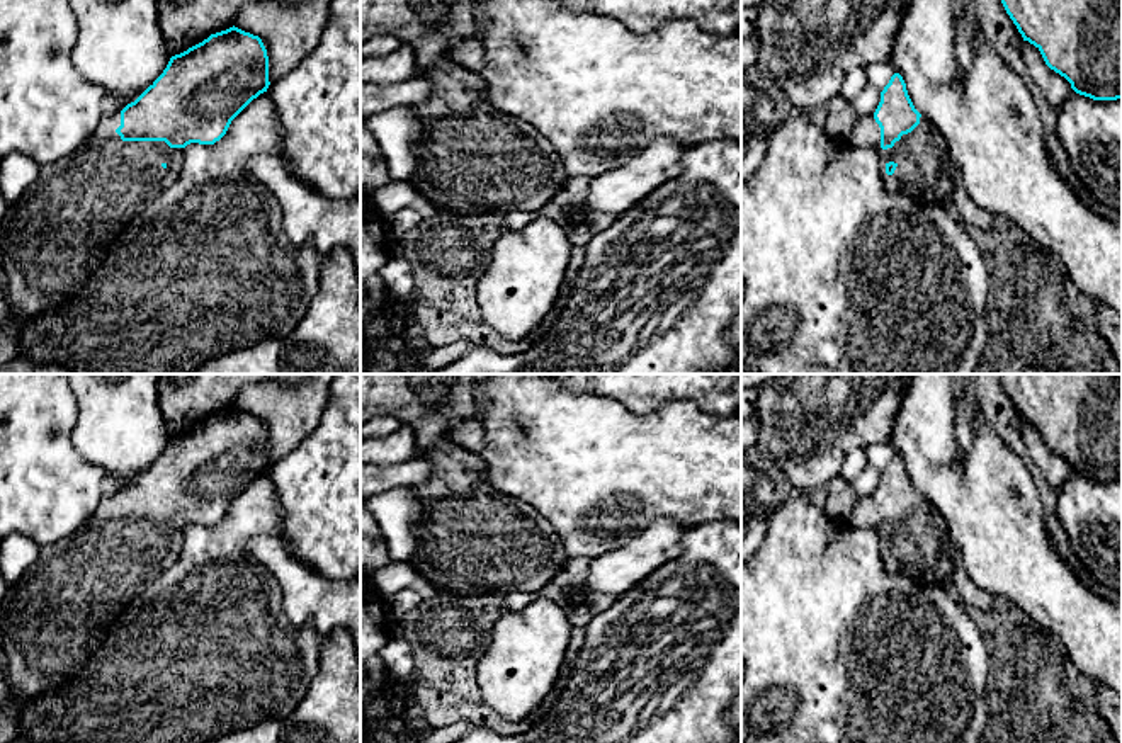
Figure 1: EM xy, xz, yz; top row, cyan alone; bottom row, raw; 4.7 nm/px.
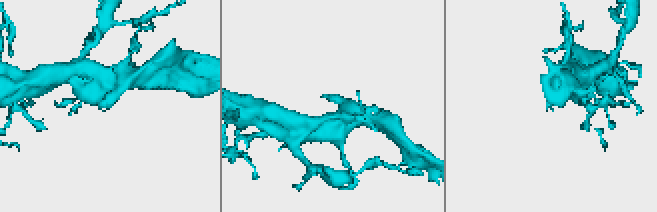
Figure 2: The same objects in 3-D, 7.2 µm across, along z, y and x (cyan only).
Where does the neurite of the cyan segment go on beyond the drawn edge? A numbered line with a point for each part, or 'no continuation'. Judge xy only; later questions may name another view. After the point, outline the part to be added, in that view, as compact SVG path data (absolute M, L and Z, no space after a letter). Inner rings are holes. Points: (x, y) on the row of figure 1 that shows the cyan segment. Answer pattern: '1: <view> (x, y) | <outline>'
1: xy (56, 233) | M121 111L104 116L88 139L70 156L42 168L42 177L17 201L8 204L0 231L3 257L3 289L14 320L0 326L0 367L20 355L19 326L75 298L90 275L100 267L116 236L153 199L160 197L180 175L184 148L170 148L165 141L122 141L116 129Z

